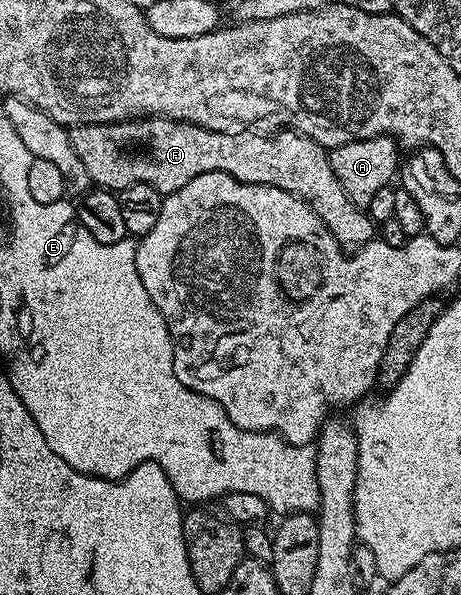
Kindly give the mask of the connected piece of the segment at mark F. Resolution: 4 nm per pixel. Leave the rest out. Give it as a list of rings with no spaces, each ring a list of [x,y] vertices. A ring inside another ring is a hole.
[[[147,116],[145,118],[132,118],[124,122],[109,122],[101,126],[100,124],[88,124],[87,126],[73,127],[70,139],[72,140],[72,148],[76,148],[76,156],[80,156],[80,160],[84,163],[84,168],[88,168],[91,183],[97,184],[99,187],[105,188],[111,192],[122,190],[128,184],[133,182],[143,182],[144,184],[152,184],[152,188],[156,188],[162,195],[171,194],[180,188],[184,188],[184,184],[188,184],[188,180],[192,180],[196,176],[200,176],[204,172],[224,172],[228,176],[232,176],[241,182],[248,184],[260,184],[261,186],[275,186],[289,194],[295,194],[297,198],[307,202],[315,212],[320,216],[320,220],[334,233],[335,238],[346,248],[361,248],[367,246],[376,238],[376,223],[369,213],[361,206],[354,206],[352,200],[348,200],[348,196],[344,192],[344,188],[340,188],[340,180],[336,180],[336,176],[332,172],[332,164],[327,147],[321,146],[316,140],[312,140],[308,136],[298,134],[295,130],[289,128],[278,131],[277,134],[264,135],[253,132],[242,132],[246,134],[238,134],[239,132],[227,132],[224,130],[209,130],[203,126],[197,126],[191,122],[177,122],[171,118],[156,118]]]

